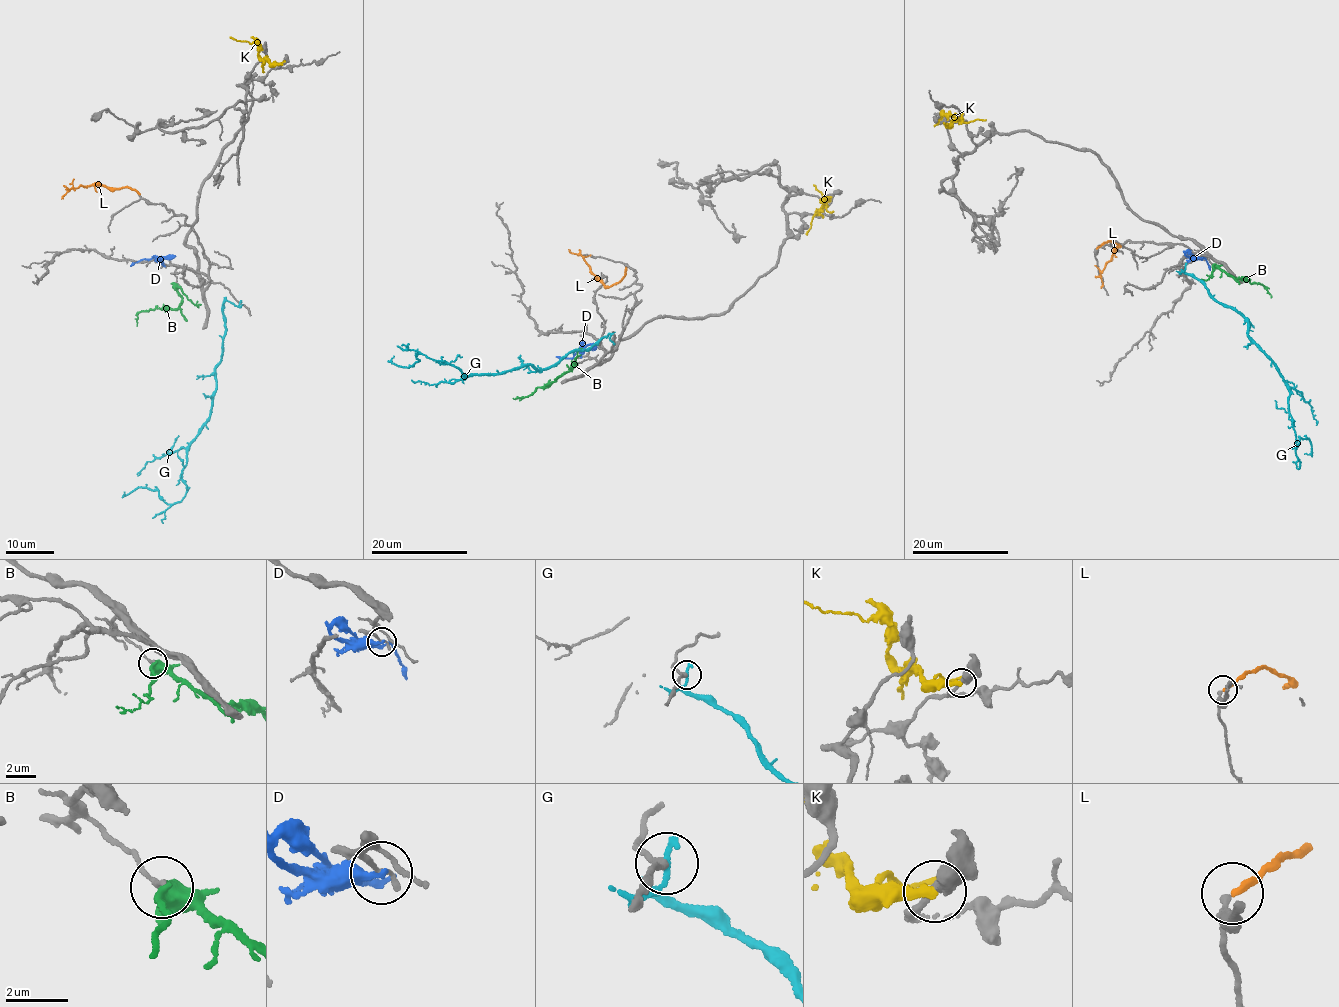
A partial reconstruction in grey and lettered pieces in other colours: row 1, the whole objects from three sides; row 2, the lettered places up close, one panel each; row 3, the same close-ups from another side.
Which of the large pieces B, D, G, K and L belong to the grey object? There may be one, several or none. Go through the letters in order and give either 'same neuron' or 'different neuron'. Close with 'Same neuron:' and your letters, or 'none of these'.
B: different neuron
D: different neuron
G: different neuron
K: different neuron
L: same neuron
Same neuron: L

